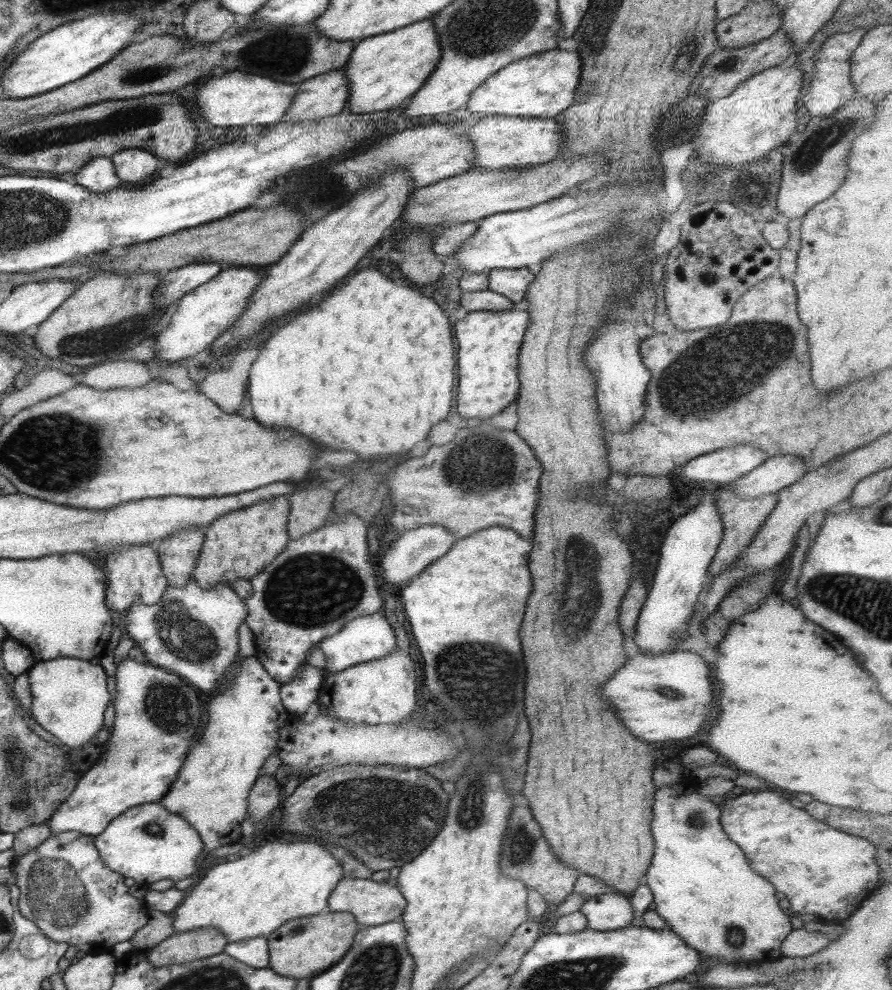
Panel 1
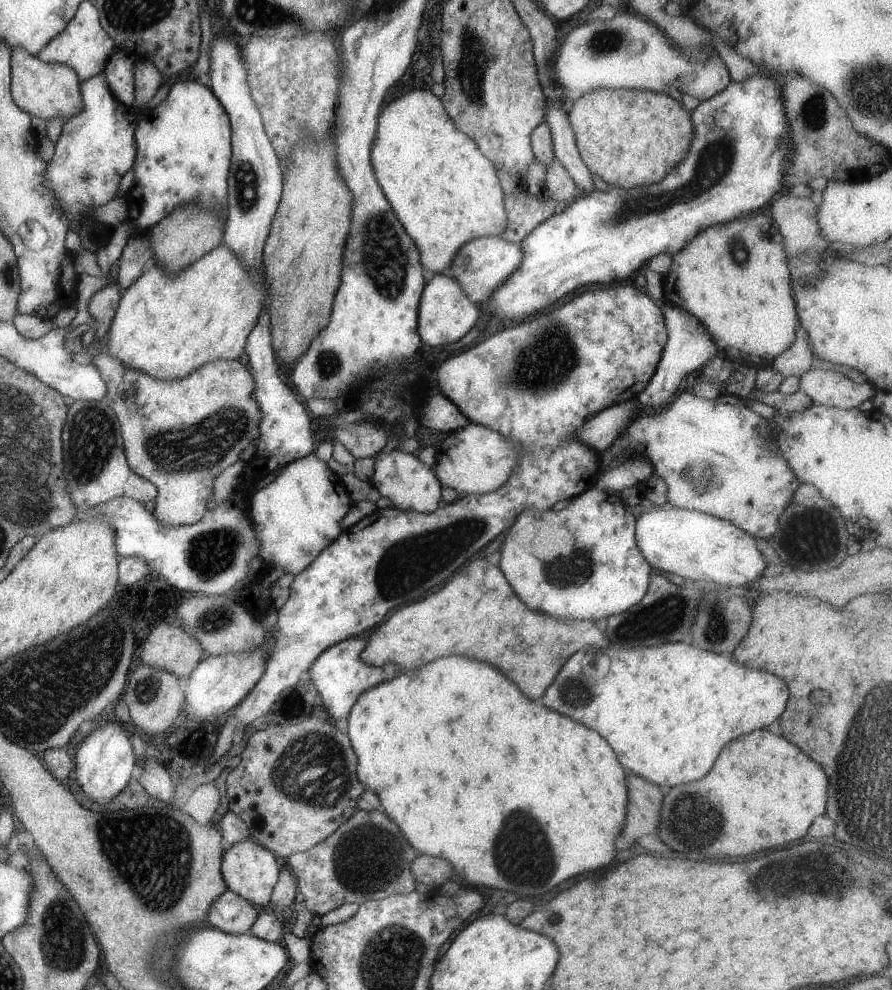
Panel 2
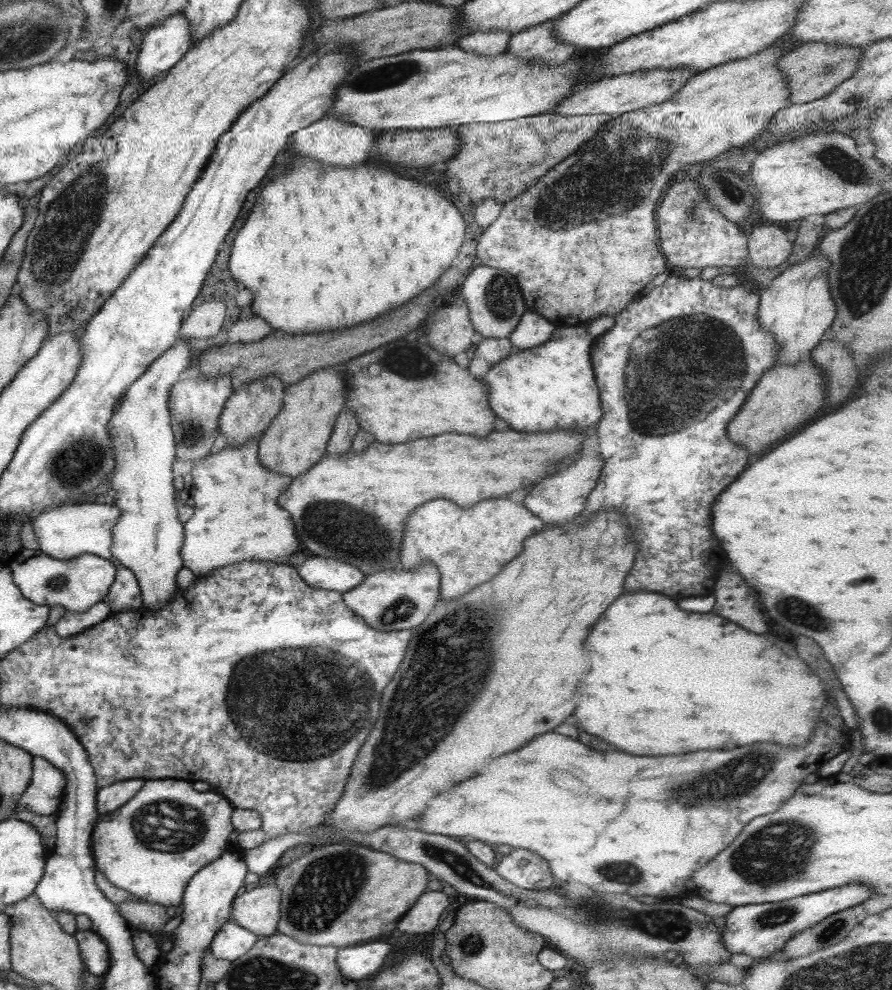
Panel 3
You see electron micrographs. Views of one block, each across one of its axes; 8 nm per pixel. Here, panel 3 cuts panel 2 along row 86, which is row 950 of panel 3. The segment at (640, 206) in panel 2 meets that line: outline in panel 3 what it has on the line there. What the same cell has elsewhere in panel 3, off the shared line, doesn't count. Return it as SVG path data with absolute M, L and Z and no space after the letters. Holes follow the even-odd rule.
M847 884L841 888L822 890L785 902L736 906L724 916L724 927L719 928L720 941L730 955L745 954L751 956L754 962L758 962L770 958L773 952L781 950L790 938L803 932L805 928L811 928L813 924L817 924L827 916L851 908L863 902L865 898L869 898L865 885Z

